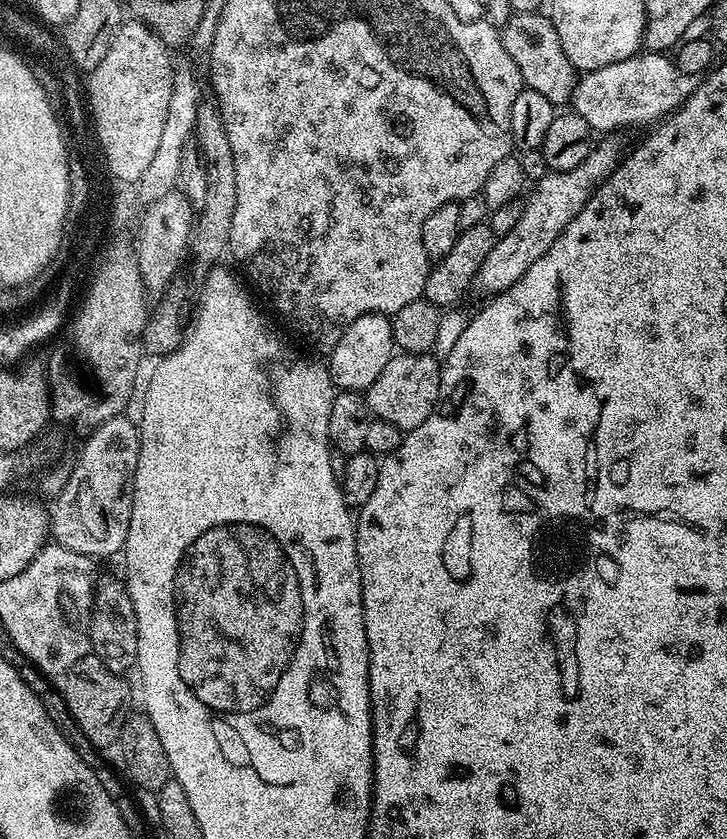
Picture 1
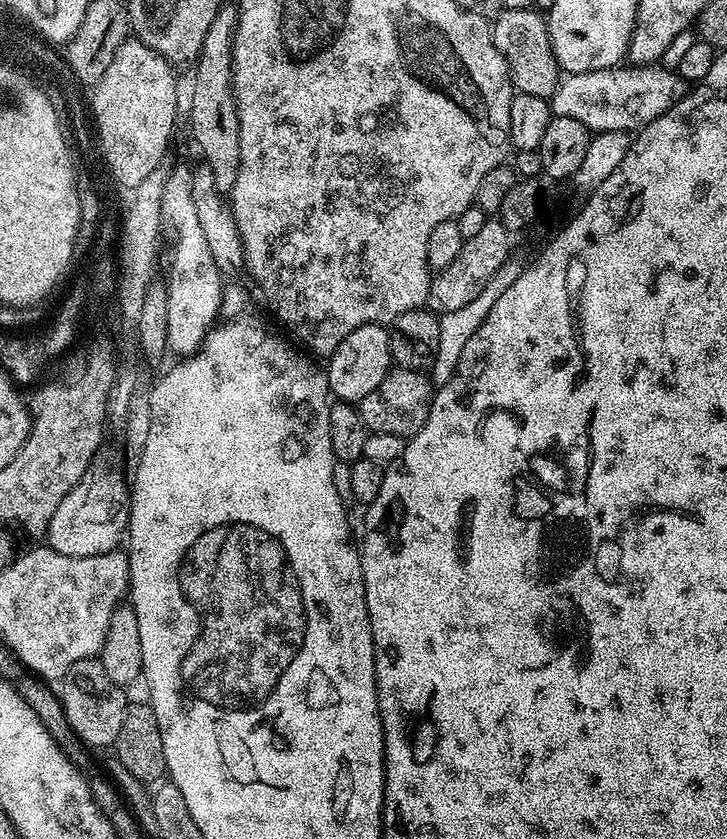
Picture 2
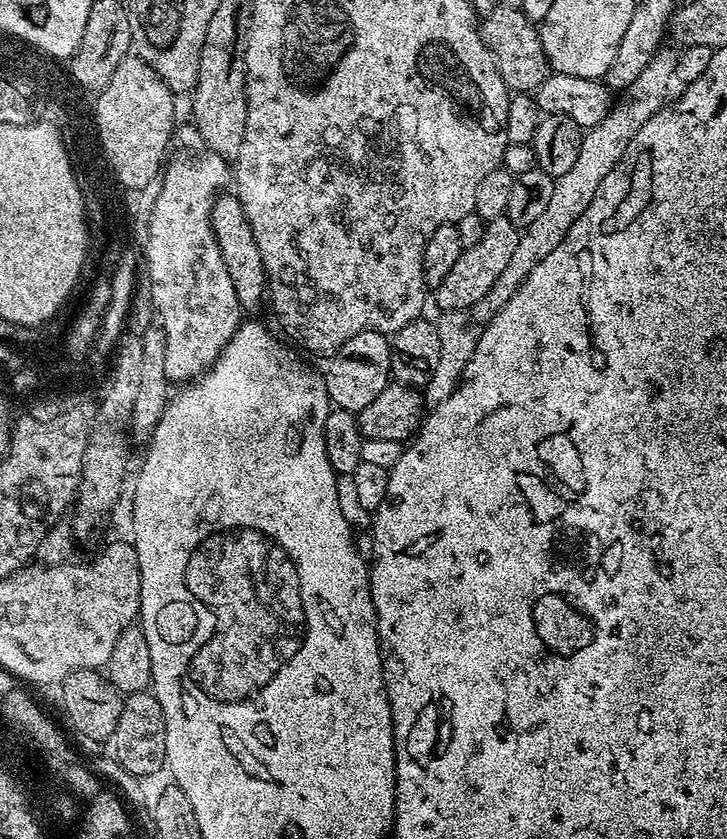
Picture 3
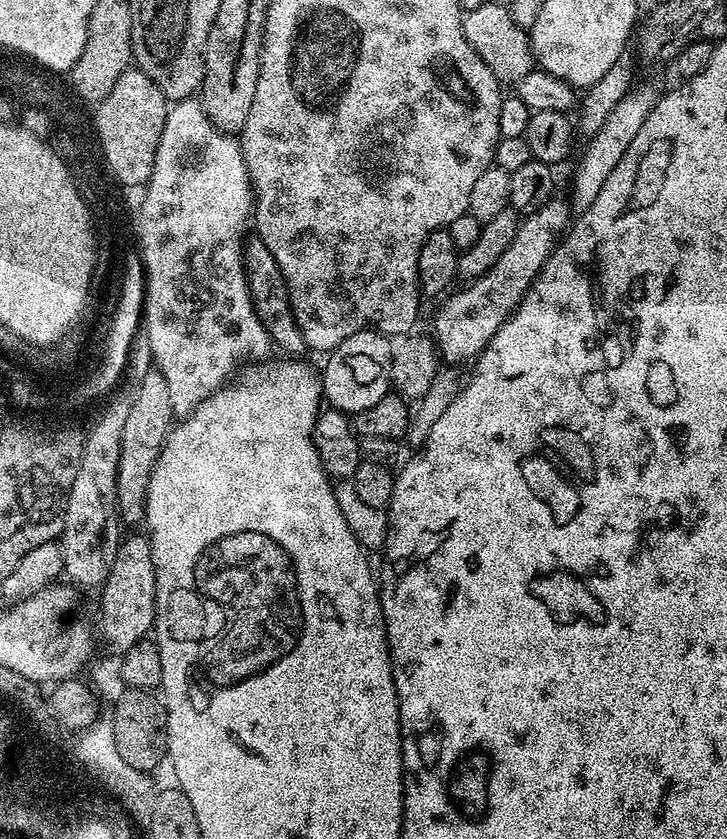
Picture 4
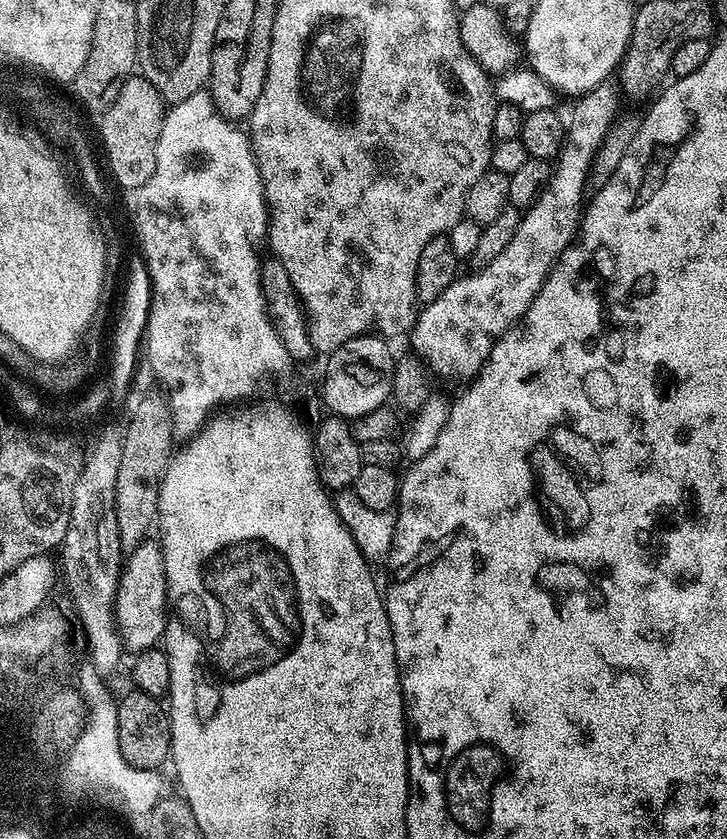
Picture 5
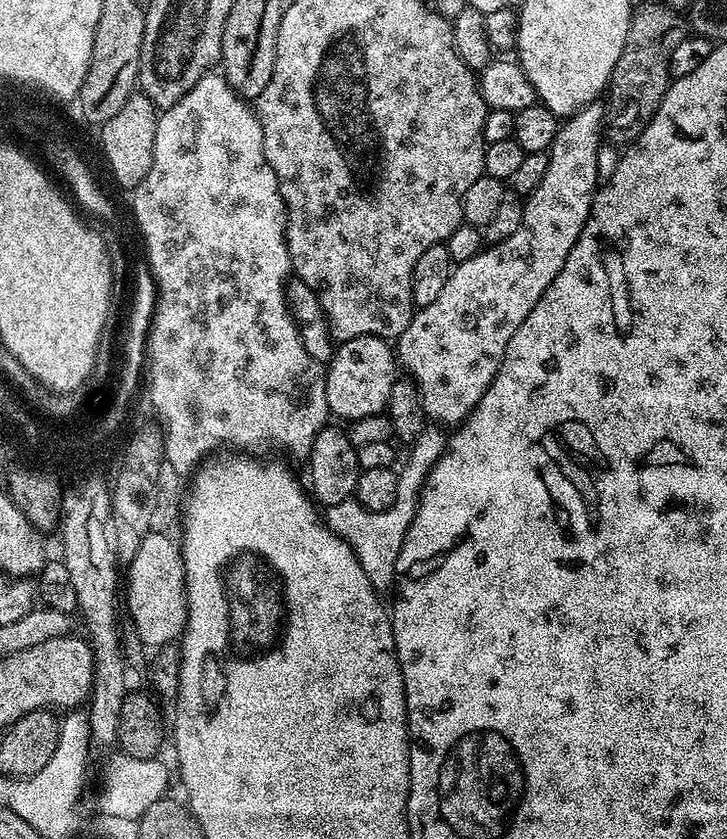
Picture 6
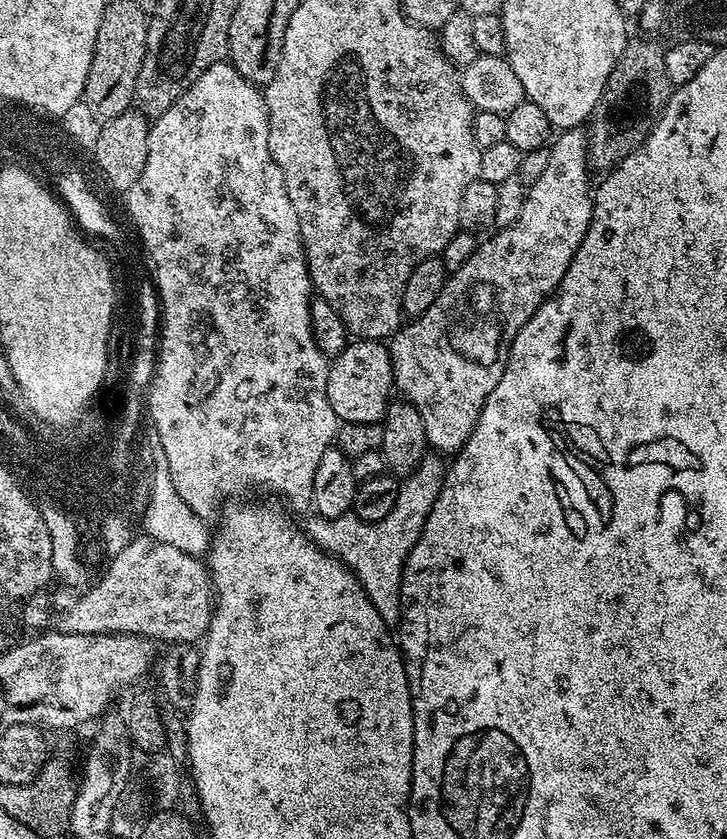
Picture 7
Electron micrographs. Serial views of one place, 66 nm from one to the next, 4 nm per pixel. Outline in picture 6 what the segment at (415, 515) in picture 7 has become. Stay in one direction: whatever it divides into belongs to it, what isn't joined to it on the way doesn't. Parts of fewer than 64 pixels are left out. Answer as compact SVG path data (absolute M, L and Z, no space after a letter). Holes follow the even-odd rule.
M426 430L415 440L416 464L409 466L408 480L407 476L401 479L398 486L398 498L394 498L394 506L390 506L390 510L371 512L353 498L346 502L329 504L323 513L324 523L334 535L339 536L348 544L350 550L358 558L362 570L366 570L366 578L370 578L373 588L377 590L393 587L398 554L402 550L402 542L412 525L416 505L420 503L420 493L424 482L428 479L428 472L435 466L438 457L444 453L445 447L446 436L432 430Z

